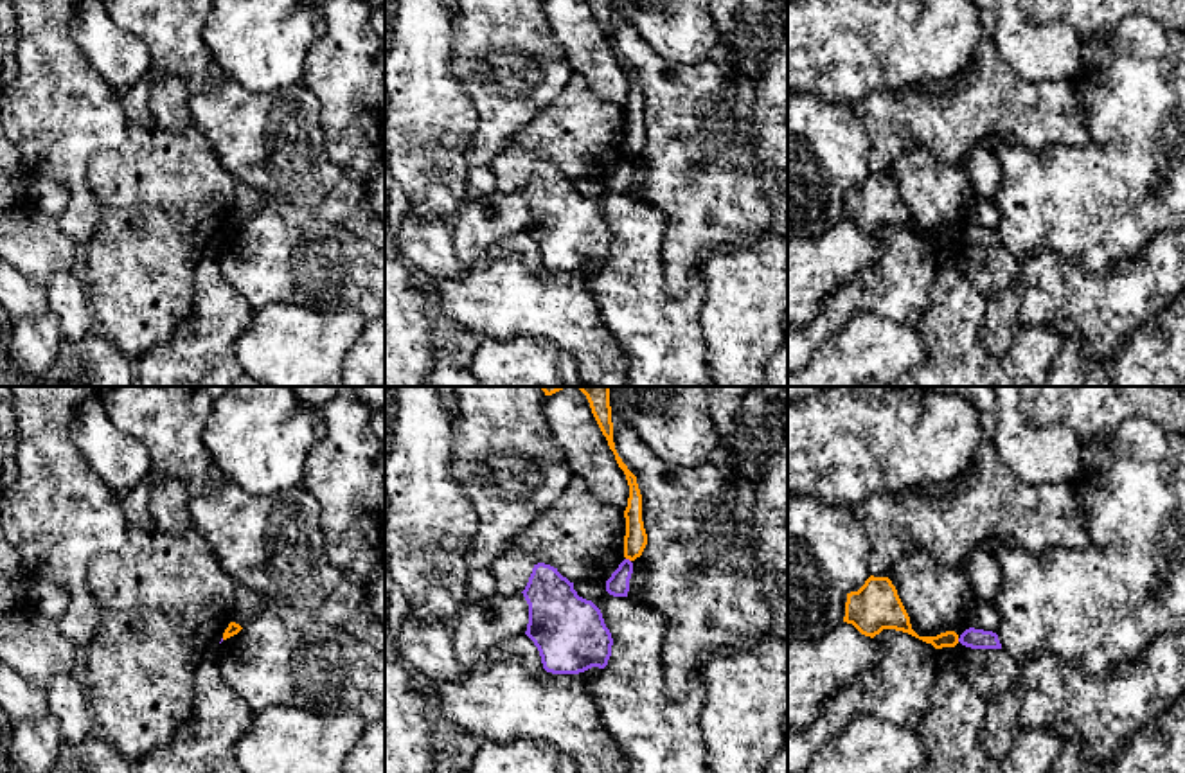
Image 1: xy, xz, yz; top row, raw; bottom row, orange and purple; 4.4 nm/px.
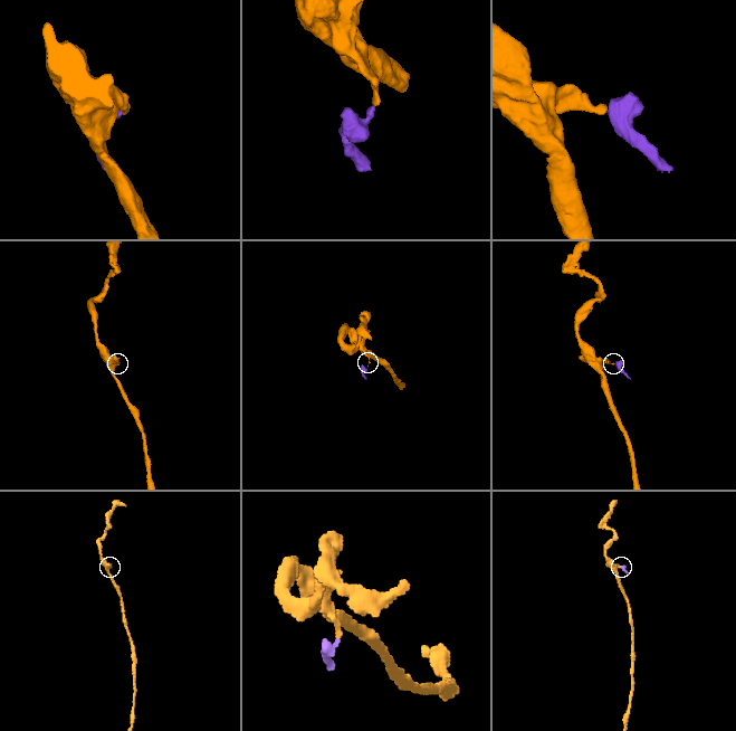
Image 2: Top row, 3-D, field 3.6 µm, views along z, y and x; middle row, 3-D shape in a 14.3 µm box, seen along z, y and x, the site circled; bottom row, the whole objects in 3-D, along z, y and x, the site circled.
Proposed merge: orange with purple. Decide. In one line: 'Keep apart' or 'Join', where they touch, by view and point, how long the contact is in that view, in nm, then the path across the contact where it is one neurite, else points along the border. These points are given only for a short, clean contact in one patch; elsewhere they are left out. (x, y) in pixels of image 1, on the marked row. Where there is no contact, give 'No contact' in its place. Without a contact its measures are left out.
Keep apart. Touches orange at xz (628, 558). Shared border 30 nm. Boundary: xz (626, 558), (630, 561)

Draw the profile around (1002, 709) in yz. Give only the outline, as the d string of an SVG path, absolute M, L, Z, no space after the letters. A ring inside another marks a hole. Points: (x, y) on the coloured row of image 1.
M1012 690L994 692L985 699L980 744L991 760L1002 760L1011 751L1021 732L1018 717L1020 701Z

